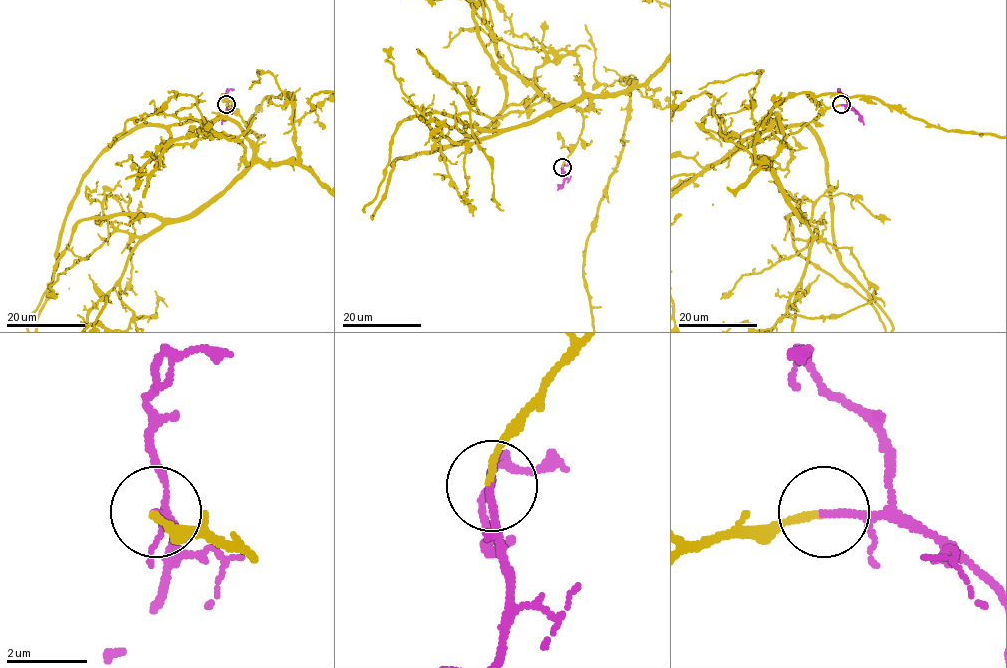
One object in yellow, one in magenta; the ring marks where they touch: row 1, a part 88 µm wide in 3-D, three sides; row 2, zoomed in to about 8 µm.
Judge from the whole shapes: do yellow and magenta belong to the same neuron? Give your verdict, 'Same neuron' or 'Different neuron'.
Same neuron

